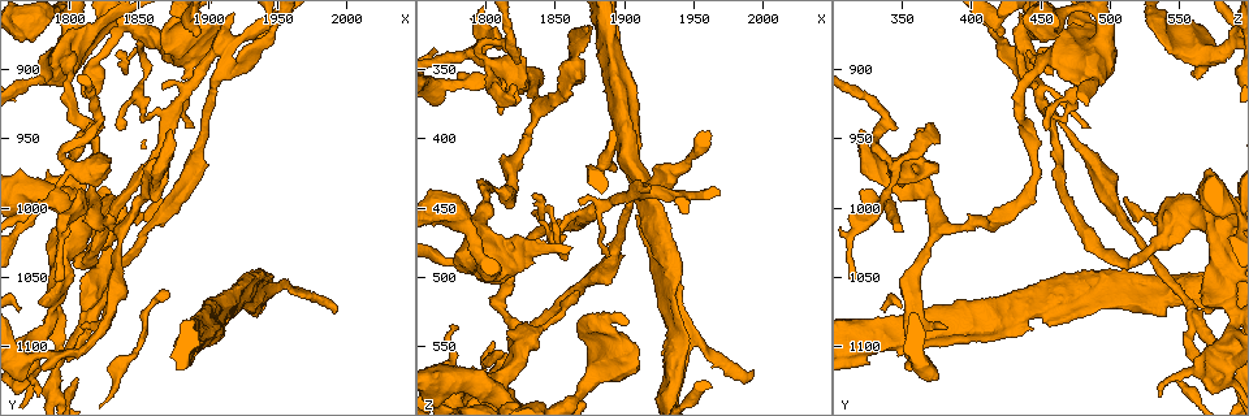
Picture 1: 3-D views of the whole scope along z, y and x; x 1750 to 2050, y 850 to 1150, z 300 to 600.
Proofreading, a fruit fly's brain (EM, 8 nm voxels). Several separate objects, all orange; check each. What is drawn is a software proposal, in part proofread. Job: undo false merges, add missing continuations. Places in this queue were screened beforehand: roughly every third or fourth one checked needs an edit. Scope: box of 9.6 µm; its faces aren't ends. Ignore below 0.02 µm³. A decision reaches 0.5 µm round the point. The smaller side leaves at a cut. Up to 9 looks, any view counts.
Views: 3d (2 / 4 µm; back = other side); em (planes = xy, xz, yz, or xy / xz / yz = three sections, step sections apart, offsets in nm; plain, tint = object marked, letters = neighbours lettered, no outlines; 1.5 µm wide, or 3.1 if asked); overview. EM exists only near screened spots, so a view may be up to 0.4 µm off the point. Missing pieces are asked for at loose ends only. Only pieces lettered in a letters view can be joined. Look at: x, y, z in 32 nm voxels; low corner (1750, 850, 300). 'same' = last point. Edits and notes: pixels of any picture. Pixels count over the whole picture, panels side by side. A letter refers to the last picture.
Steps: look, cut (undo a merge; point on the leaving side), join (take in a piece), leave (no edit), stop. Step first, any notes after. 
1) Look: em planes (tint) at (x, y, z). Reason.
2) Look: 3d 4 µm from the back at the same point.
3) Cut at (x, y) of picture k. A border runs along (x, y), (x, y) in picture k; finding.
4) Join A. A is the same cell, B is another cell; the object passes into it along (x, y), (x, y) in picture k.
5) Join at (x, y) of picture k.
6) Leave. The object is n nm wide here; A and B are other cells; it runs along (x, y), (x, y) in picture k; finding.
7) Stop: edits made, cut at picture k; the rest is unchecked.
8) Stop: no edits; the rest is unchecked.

Look: em planes (tint) at (1992, 1074, 570). Branch stops here.

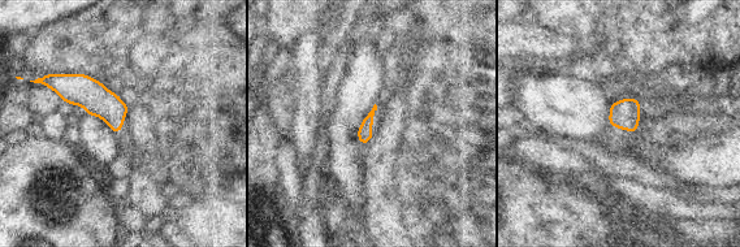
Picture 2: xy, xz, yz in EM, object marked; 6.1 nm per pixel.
Look: em planes (letters) at the same point.

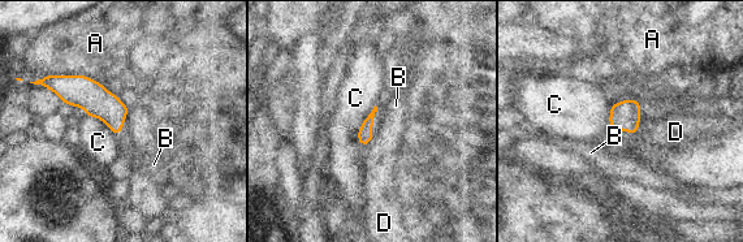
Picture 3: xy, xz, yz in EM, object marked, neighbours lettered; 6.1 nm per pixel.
Leave. A, B, C and D are other cells; a border runs along (375, 104), (358, 130), (363, 147) in picture 3; none of them fits.

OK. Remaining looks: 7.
Look: em planes (letters) at (1888, 944, 486). Branch stops here.

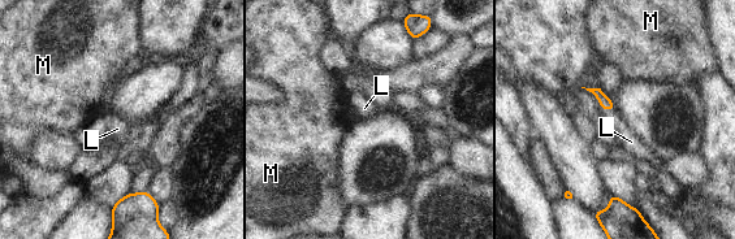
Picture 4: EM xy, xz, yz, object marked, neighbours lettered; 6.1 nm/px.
Join L. The object is 80 nm wide here; the longest contact is with L, 100 nm; L is the same cell, M is another cell; the neuron continues.

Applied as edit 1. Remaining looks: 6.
Look: 3d 4 µm at (1834, 942, 454). Tapers out.

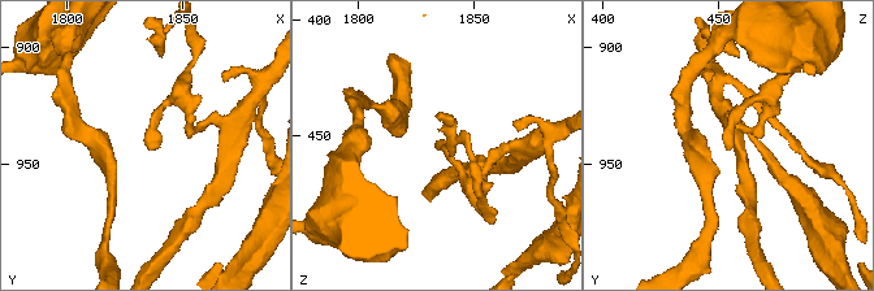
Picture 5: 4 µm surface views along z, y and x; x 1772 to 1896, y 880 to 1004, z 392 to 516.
Look: em planes (letters) at (1834, 944, 453). Now the EM.

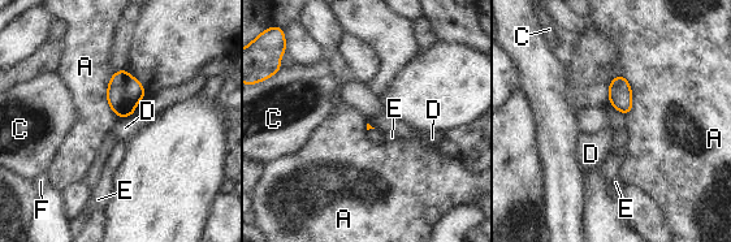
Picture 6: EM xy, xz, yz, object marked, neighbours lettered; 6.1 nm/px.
Leave. A, C, D, E and F are other cells; none of them fits.

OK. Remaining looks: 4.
Look: em planes (plain) at (1804, 972, 348). Four-way junction.

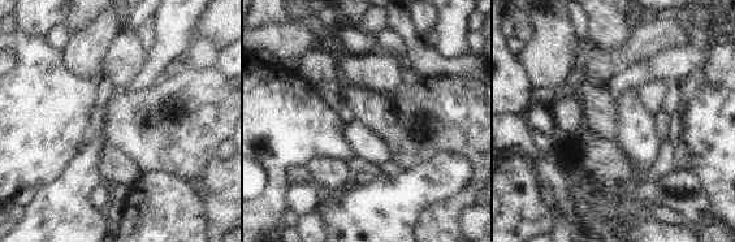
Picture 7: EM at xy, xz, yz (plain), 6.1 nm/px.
Look: em planes (tint) at the same point.

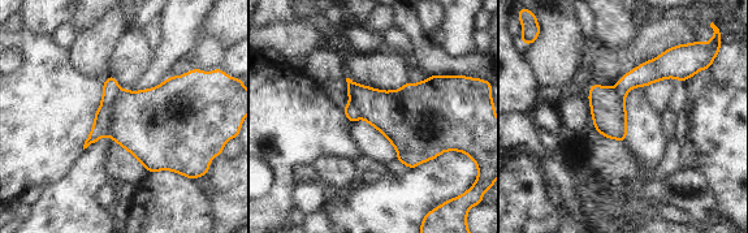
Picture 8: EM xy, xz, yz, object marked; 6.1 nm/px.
Look: em planes (letters) at the same point.

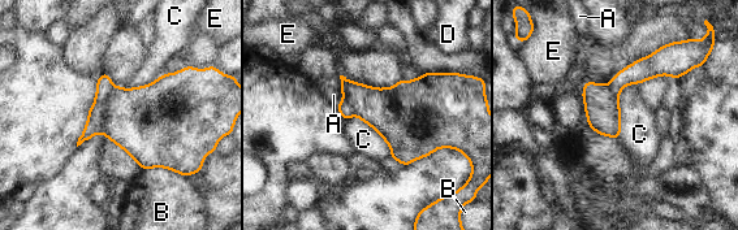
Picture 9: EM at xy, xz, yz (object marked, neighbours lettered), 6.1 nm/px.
Cut at (142, 120) of picture 9. The object is 220 nm wide here; A, B, C, D and E are other cells; a border runs along (113, 86), (104, 102), (100, 131) in picture 9; two neurons meet here.

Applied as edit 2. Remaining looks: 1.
Stop: edits made, join at picture 4, cut at picture 9; the rest is unchecked.

